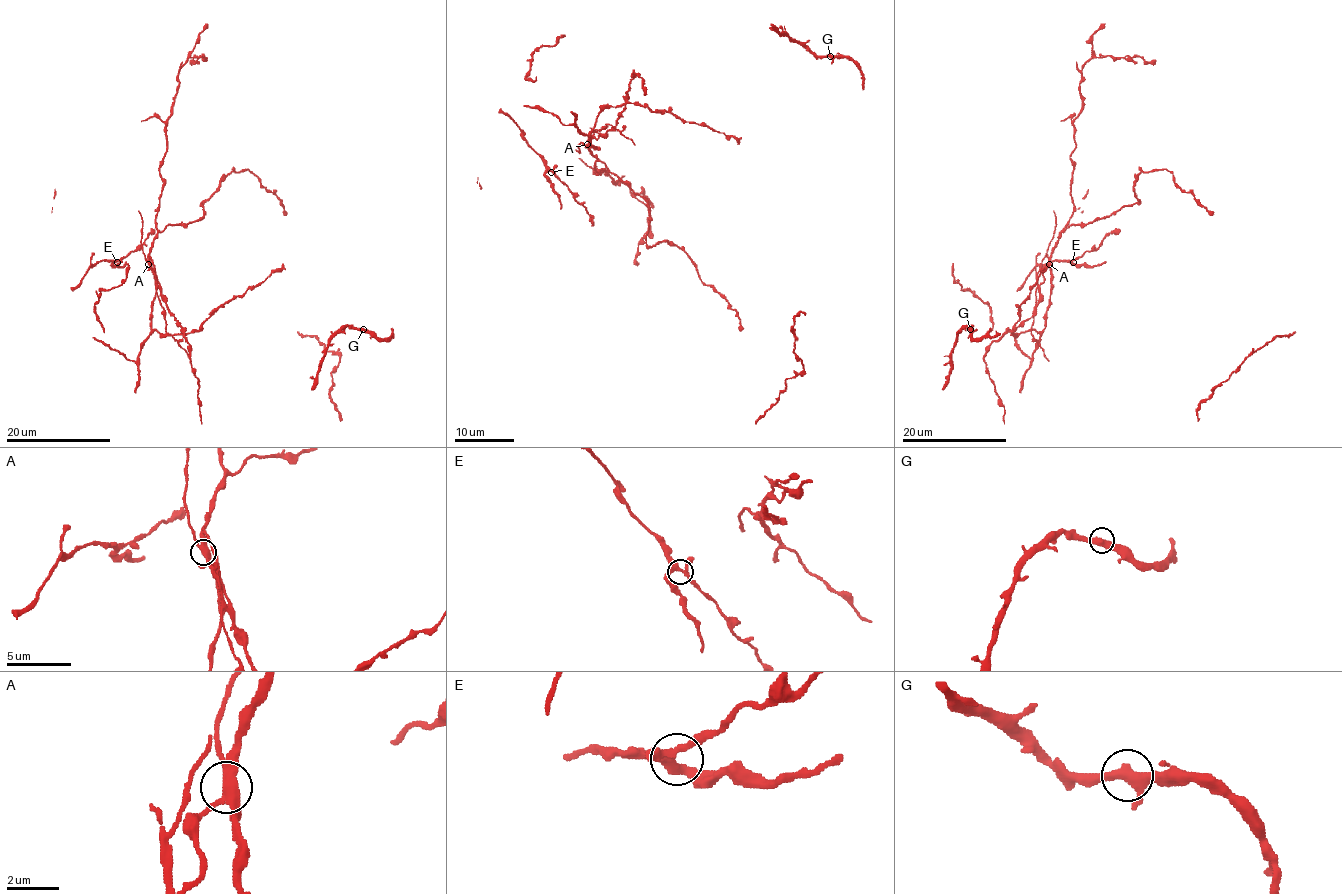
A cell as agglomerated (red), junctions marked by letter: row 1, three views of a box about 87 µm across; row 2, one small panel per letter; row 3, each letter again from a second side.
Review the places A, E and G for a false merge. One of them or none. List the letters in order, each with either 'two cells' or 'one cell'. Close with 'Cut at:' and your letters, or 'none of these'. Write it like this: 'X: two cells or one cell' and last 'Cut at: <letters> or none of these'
A: two cells
E: one cell
G: one cell
Cut at: A

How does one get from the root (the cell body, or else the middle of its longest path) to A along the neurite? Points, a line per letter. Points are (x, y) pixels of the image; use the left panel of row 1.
A: (185, 224), (169, 224), (157, 234), (148, 263)

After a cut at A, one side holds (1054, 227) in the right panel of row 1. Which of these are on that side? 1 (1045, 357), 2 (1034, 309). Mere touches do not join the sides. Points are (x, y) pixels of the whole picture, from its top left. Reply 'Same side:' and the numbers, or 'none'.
Same side: 1, 2

